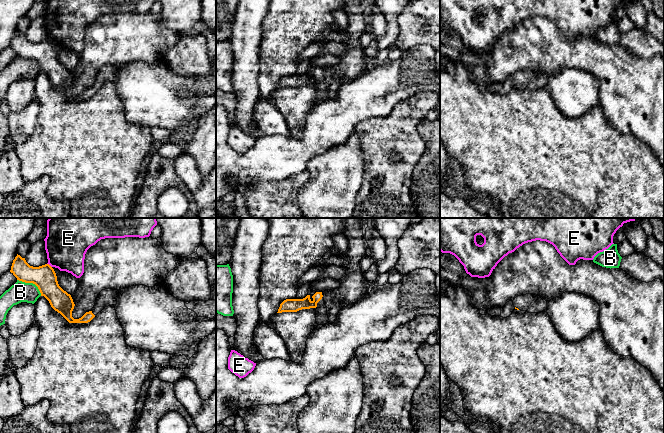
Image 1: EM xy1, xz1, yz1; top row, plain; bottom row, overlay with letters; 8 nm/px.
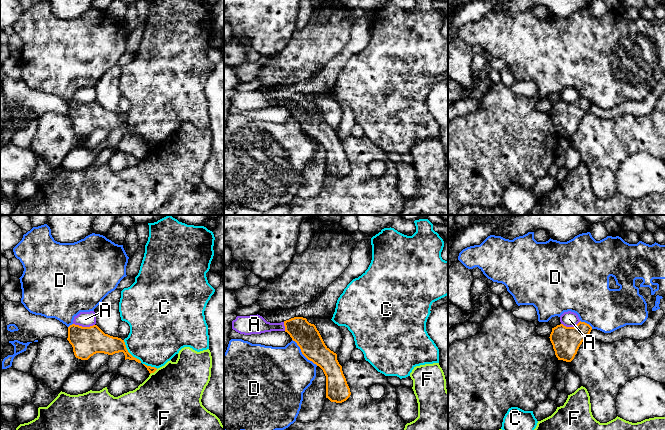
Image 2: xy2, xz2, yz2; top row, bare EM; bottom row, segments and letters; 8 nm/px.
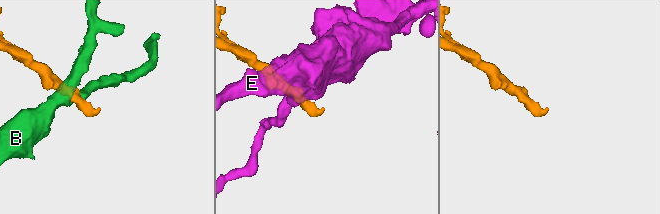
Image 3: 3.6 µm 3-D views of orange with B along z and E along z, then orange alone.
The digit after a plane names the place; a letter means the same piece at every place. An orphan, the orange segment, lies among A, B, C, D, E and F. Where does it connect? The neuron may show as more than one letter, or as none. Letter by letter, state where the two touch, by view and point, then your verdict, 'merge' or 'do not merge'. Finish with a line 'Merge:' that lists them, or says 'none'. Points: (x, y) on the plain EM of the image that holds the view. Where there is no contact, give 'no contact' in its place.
A: meets orange in xy2 at (84, 103); do not merge
B: meets orange in xy1 at (31, 58); do not merge
C: meets orange in xy2 at (128, 128); do not merge
D: meets orange in xz2 at (303, 130); do not merge
E: meets orange in xy1 at (49, 41); do not merge
F: meets orange in xy2 at (153, 148); do not merge
Merge: none

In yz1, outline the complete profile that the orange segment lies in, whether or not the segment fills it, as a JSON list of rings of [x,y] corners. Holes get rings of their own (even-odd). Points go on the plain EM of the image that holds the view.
[[[526,70],[516,73],[513,77],[515,85],[528,89],[547,87],[547,77],[538,71]]]

